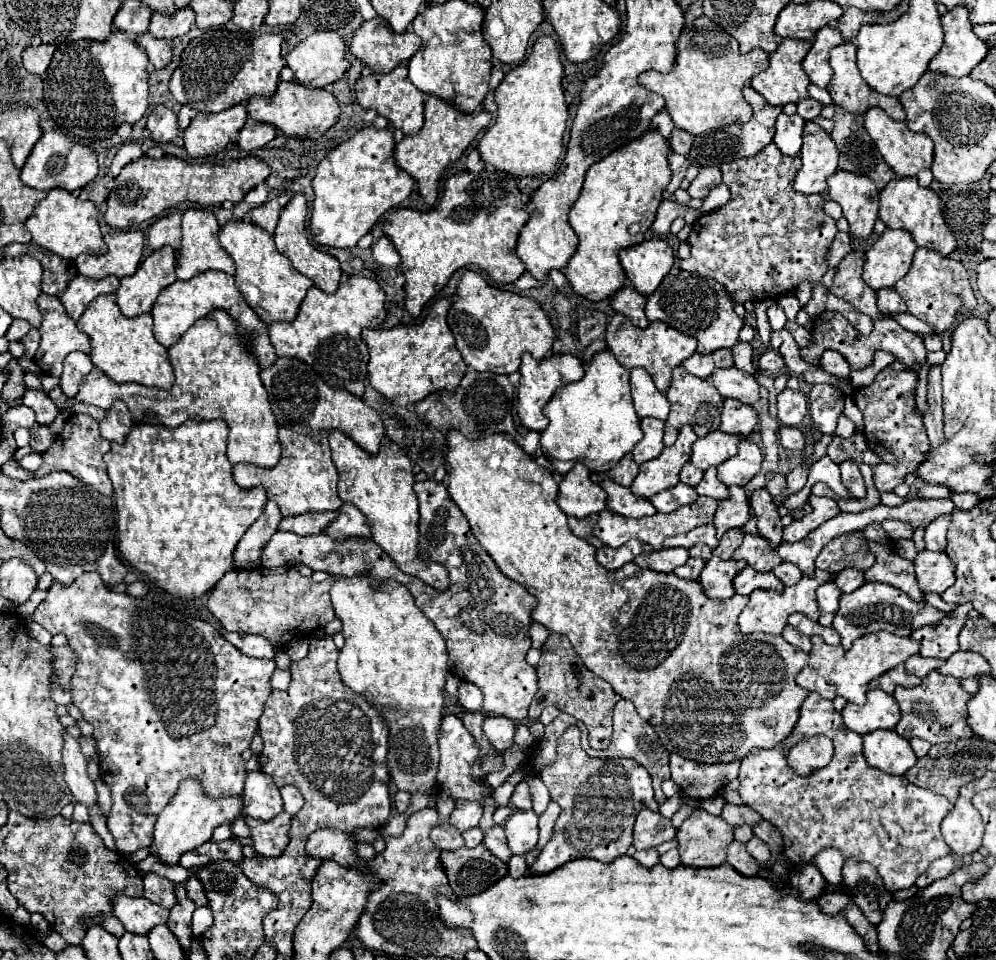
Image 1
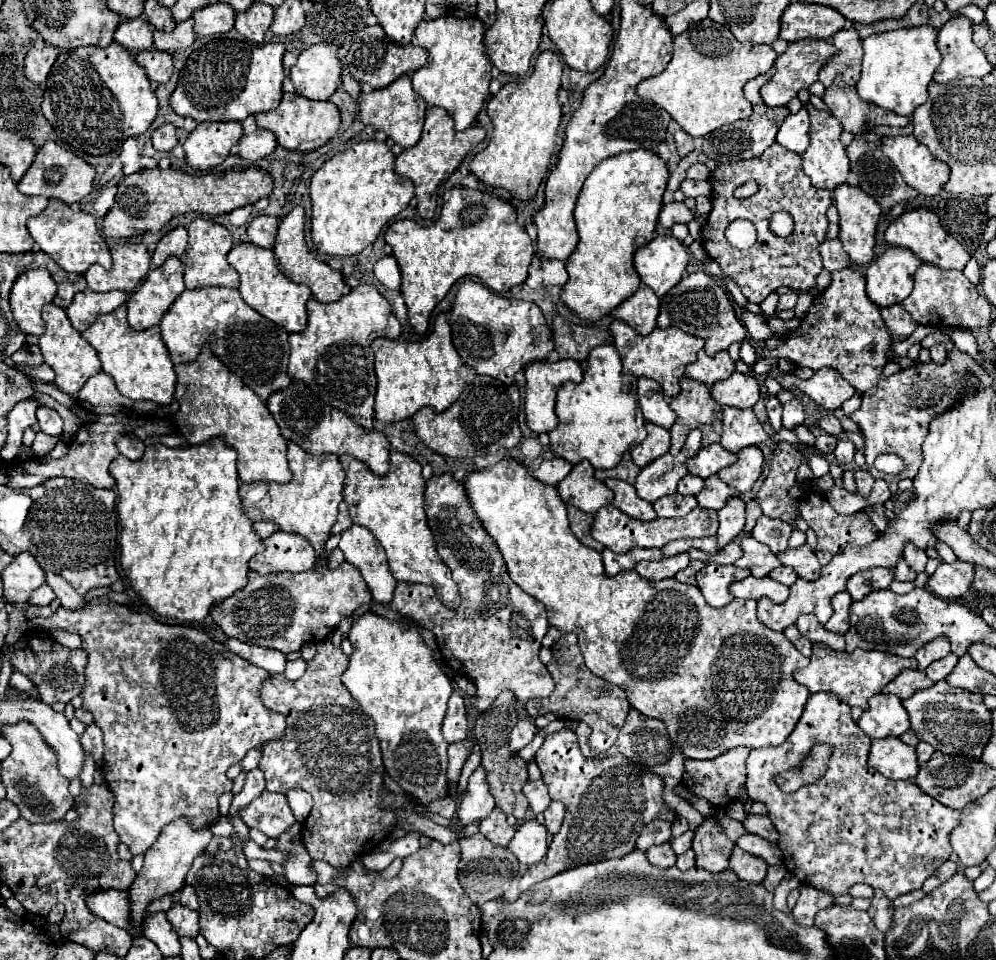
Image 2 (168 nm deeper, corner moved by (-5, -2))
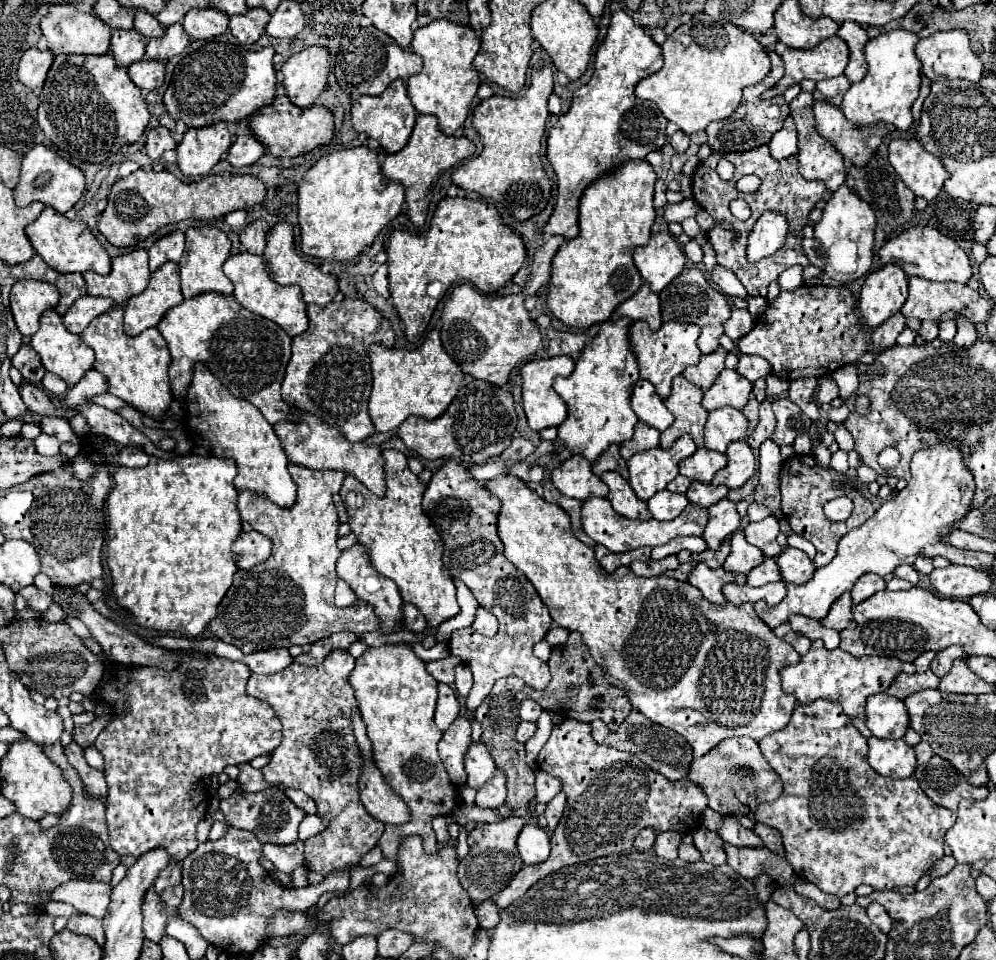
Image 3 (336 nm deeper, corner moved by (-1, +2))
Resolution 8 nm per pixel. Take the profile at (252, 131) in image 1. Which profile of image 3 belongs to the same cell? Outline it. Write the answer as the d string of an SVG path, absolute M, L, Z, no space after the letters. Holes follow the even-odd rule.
M242 134L230 146L230 150L228 150L228 162L232 166L250 166L264 152L266 152L266 148L252 134Z

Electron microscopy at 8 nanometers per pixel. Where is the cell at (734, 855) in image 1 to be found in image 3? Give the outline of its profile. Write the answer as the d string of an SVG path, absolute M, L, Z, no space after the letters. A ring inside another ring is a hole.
M724 844L728 866L732 866L740 876L752 880L758 874L770 874L776 884L794 884L796 876L792 866L786 862L784 856L778 856L776 852L760 846L760 848L736 848L730 844Z

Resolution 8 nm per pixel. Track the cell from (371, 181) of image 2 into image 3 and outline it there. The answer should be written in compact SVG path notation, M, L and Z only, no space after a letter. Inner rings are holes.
M356 146L336 150L322 156L298 184L298 220L300 220L300 248L308 256L324 260L352 260L366 246L370 246L378 232L394 220L404 204L404 186L396 180L388 180L380 172L378 152L368 146Z

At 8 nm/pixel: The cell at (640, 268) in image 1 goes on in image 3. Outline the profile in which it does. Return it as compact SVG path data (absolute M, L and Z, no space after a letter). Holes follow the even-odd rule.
M660 232L654 234L646 246L634 250L634 264L640 270L642 280L658 294L682 272L686 256L672 234Z

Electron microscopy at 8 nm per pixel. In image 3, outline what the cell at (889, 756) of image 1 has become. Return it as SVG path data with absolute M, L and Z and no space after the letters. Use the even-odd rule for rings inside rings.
M870 736L868 762L878 774L890 778L906 778L912 776L916 770L914 748L908 746L904 740L880 740Z

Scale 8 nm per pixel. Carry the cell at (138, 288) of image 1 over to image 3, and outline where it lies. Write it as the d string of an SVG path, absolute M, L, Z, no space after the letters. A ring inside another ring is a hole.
M164 262L152 272L148 288L130 298L124 306L124 332L138 336L142 330L156 326L168 308L184 300L180 290L180 272L176 262Z

